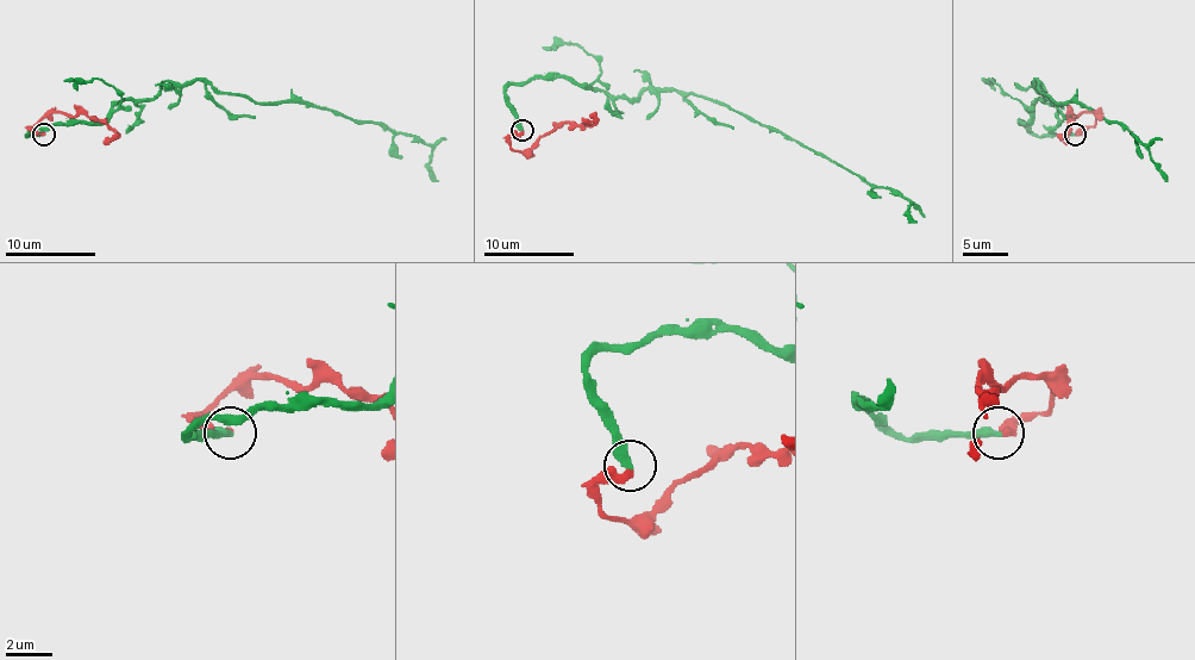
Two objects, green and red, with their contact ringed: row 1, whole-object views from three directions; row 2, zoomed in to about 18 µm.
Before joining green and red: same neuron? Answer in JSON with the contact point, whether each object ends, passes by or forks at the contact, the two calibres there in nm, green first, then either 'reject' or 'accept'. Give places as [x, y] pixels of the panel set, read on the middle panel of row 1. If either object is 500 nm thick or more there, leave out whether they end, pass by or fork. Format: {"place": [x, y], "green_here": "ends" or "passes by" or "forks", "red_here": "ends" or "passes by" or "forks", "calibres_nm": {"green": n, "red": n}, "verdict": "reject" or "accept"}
{"place": [523, 130], "green_here": "ends", "red_here": "ends", "calibres_nm": {"green": 400, "red": 340}, "verdict": "accept"}

